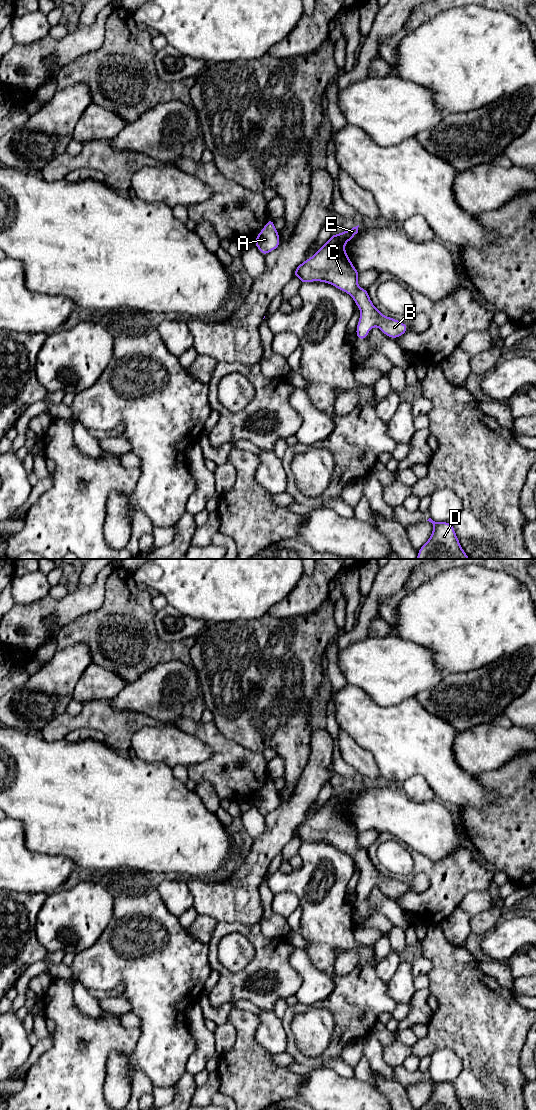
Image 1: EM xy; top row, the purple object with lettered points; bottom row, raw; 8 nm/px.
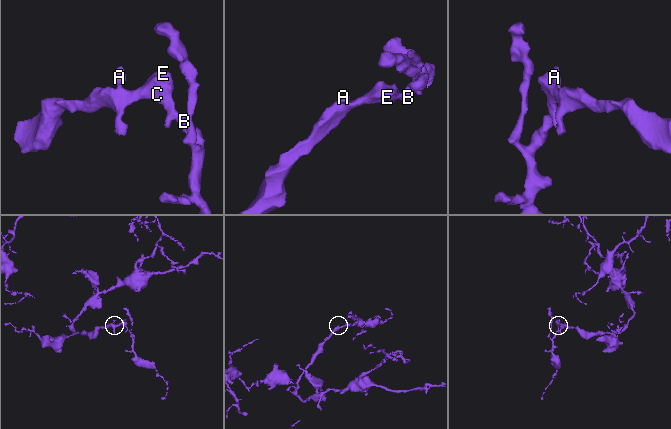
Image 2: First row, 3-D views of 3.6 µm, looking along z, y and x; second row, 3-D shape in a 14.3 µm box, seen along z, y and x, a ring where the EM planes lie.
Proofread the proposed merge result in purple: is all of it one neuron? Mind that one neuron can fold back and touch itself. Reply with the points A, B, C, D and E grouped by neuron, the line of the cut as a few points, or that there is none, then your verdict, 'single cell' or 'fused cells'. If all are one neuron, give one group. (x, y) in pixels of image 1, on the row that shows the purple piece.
A B C D E | no cut | single cell

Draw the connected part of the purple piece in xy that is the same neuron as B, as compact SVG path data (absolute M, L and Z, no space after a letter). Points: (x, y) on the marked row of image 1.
M358 226L350 228L340 234L332 235L326 244L324 244L313 256L302 262L293 273L297 276L300 282L320 281L333 285L334 287L349 294L355 304L360 309L360 318L356 328L356 337L360 340L365 340L368 332L374 326L377 326L386 336L395 339L408 331L407 324L402 323L394 318L384 316L372 303L369 298L367 289L358 286L359 272L353 266L350 258L345 252L345 244L354 238L358 233Z

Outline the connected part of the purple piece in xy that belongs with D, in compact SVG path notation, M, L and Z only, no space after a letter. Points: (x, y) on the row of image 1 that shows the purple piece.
M427 521L433 524L428 541L418 550L416 559L470 559L462 549L452 523Z

